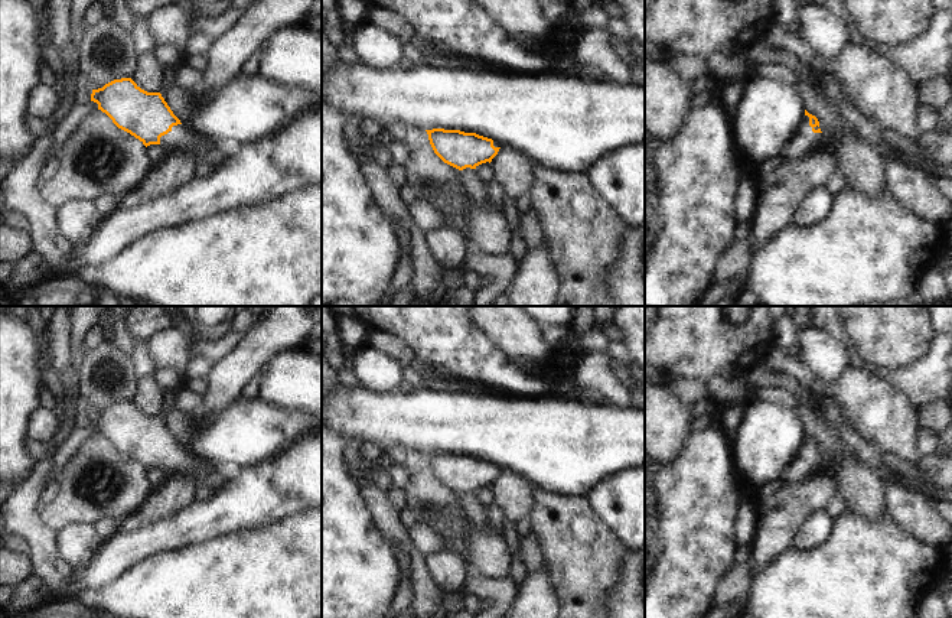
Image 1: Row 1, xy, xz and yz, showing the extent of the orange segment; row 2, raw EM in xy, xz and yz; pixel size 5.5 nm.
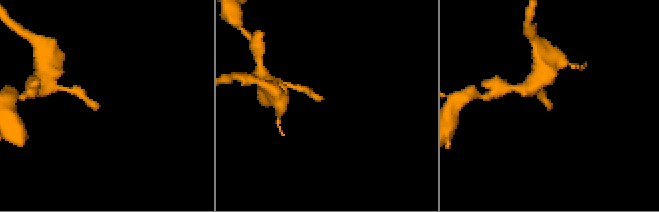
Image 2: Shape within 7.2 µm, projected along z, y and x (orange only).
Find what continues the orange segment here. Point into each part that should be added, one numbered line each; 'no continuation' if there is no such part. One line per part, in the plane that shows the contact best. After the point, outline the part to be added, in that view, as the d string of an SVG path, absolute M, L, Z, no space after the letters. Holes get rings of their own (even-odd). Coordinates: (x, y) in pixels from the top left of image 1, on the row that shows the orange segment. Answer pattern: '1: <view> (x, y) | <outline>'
1: yz (805, 140) | M803 116L801 127L780 153L783 162L796 162L812 153L821 143L821 133L814 133L809 117Z

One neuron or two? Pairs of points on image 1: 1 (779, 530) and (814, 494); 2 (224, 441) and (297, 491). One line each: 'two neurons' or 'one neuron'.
1: one neuron
2: two neurons

